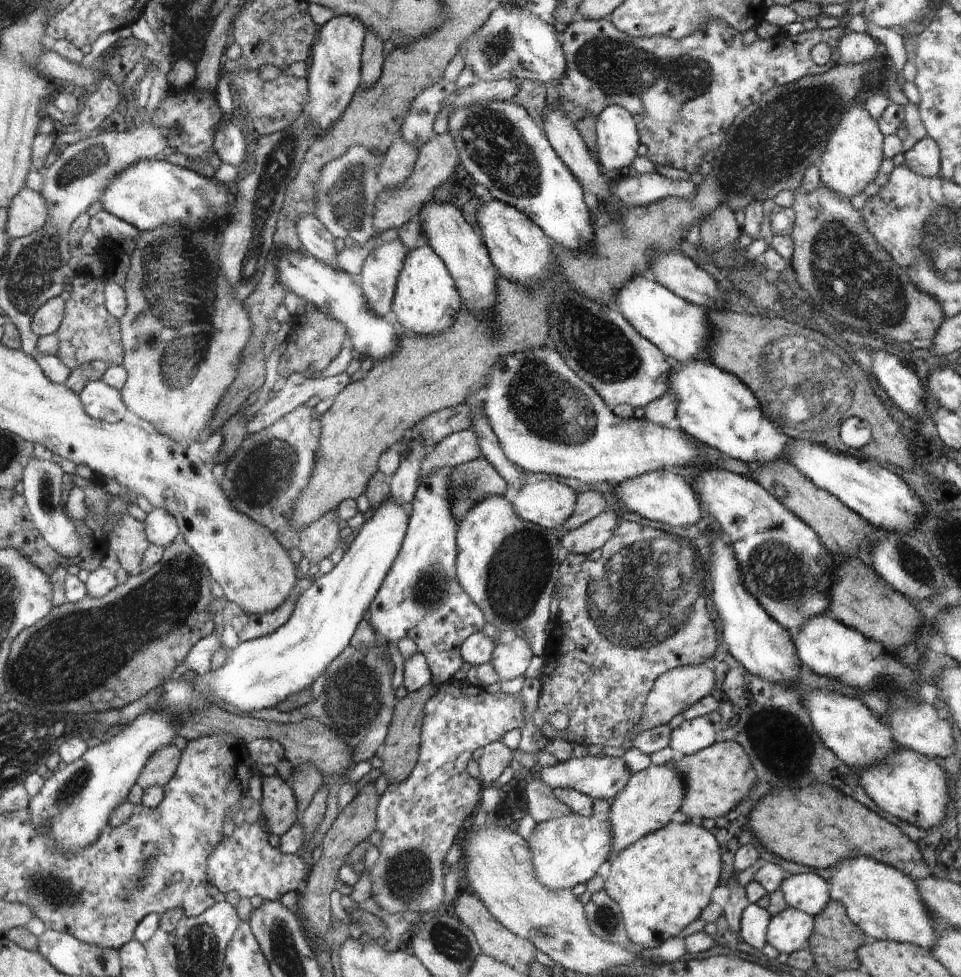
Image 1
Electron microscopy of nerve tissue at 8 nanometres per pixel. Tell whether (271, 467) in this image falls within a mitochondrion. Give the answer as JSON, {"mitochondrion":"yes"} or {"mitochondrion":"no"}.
{"mitochondrion":"yes"}

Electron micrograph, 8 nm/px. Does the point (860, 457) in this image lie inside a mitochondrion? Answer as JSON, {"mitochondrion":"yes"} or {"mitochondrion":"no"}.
{"mitochondrion":"no"}

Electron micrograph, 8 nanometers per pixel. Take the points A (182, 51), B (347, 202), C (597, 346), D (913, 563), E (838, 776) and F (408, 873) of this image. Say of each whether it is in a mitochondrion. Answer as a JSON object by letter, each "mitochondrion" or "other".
{"A":"other","B":"mitochondrion","C":"mitochondrion","D":"mitochondrion","E":"other","F":"mitochondrion"}

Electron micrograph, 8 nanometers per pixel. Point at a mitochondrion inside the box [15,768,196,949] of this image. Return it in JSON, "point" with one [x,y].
{"point":[53,892]}

